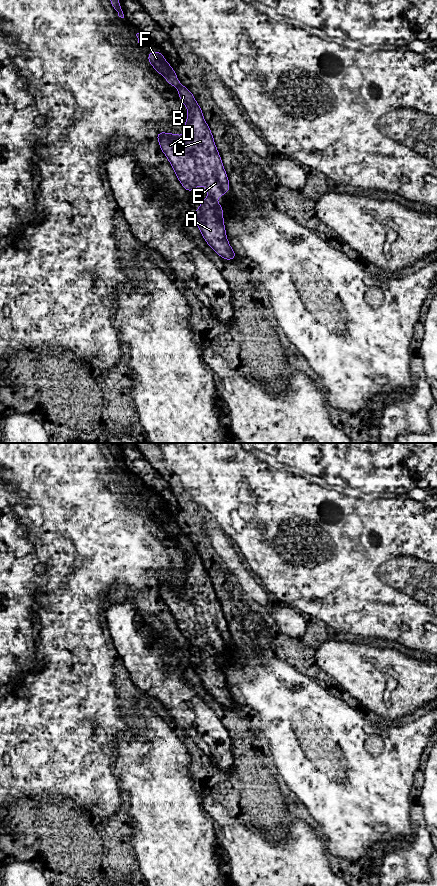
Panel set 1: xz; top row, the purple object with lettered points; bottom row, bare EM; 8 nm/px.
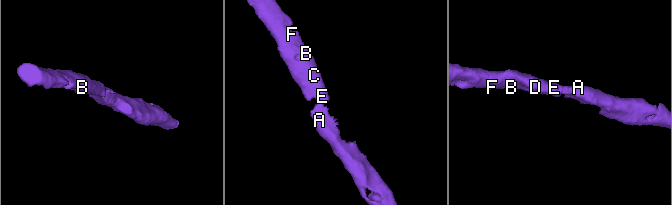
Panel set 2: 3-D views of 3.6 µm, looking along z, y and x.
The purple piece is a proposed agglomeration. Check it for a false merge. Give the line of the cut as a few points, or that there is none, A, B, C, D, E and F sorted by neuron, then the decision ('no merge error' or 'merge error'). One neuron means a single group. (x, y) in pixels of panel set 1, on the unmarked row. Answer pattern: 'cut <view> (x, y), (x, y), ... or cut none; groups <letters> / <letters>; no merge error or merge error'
cut none; groups A B C D E F; no merge error

